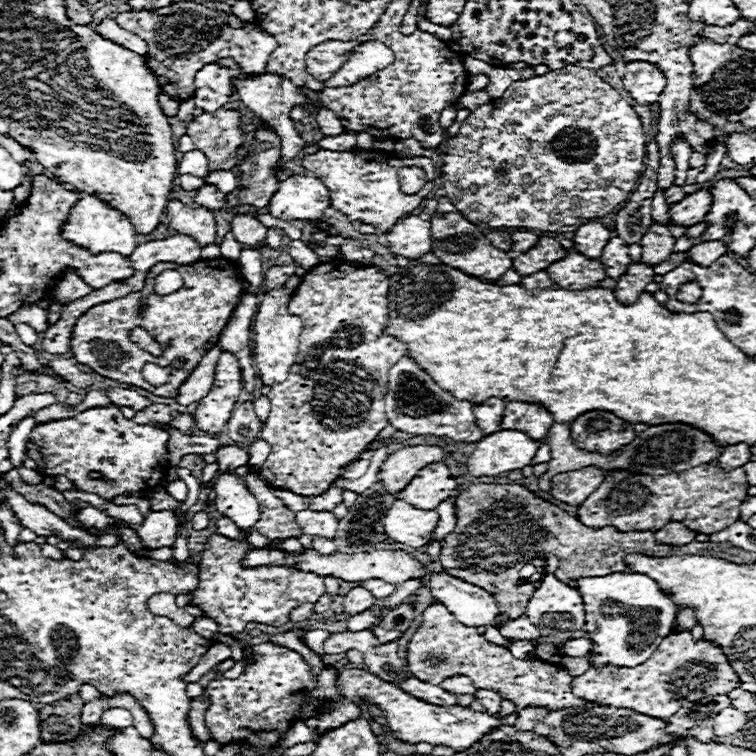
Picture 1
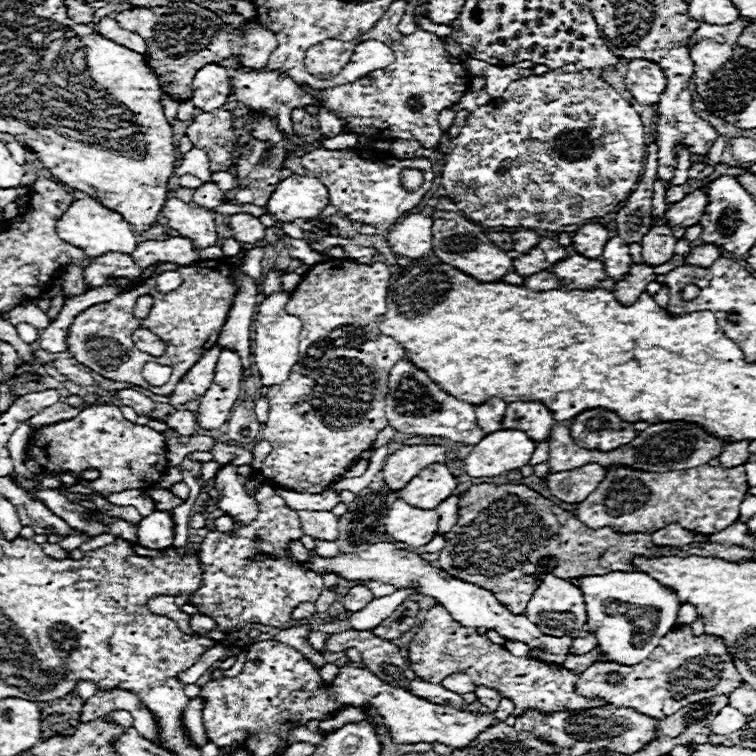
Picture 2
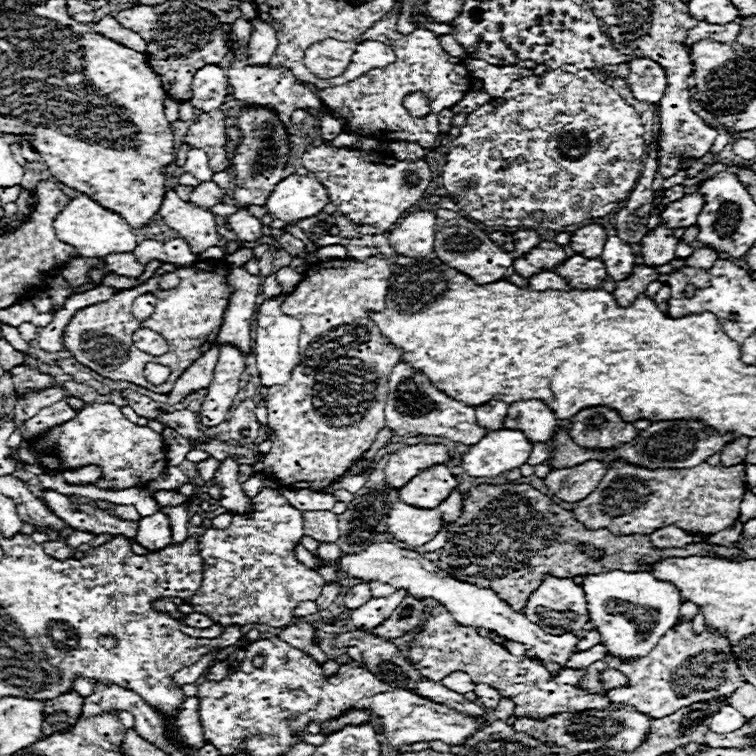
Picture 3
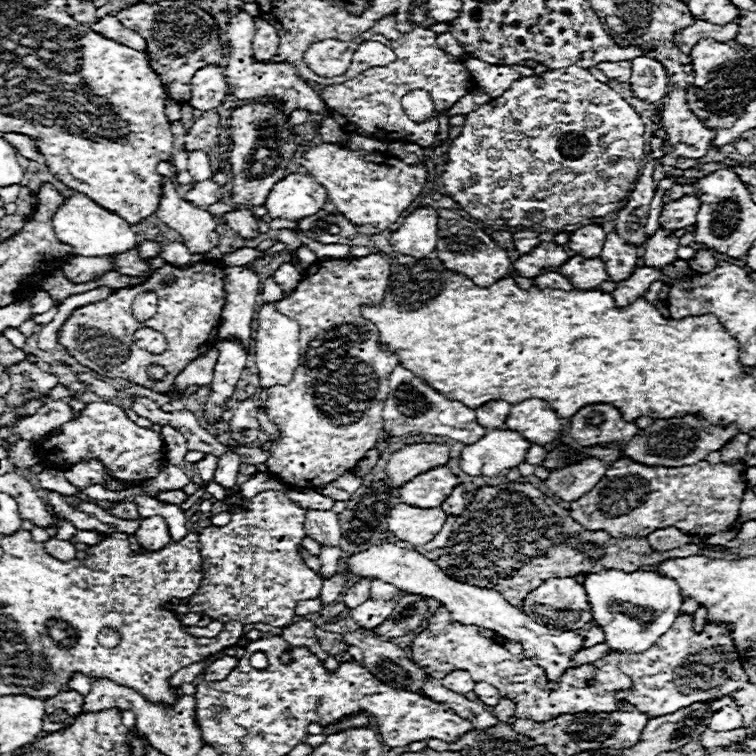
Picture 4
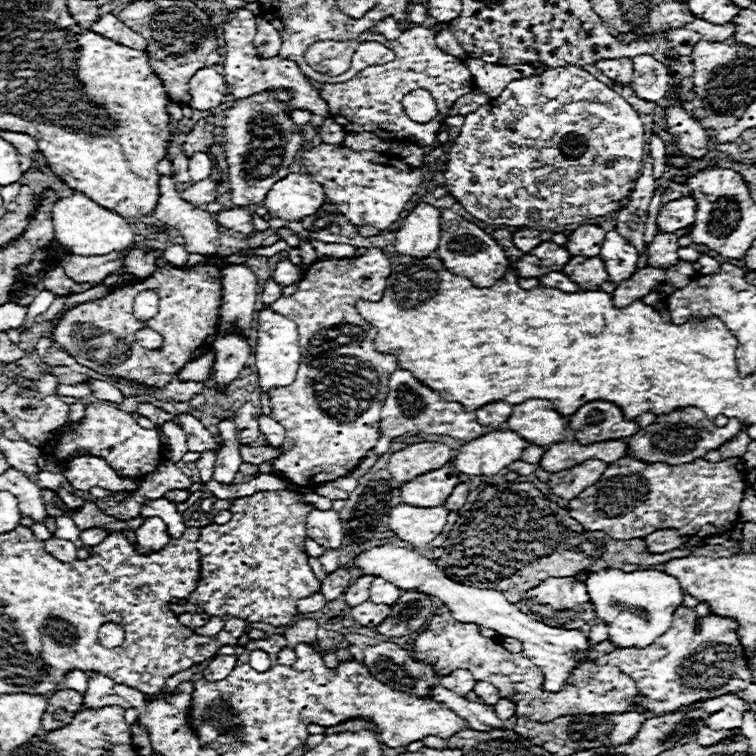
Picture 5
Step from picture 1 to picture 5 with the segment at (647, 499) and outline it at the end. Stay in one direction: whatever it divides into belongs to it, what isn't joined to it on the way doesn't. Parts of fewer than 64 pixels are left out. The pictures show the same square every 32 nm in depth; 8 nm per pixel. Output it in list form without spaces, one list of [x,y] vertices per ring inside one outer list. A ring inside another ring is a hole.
[[[628,456],[616,460],[614,464],[608,466],[608,470],[600,476],[600,480],[592,486],[586,488],[576,500],[570,500],[568,510],[576,512],[570,514],[574,520],[580,522],[586,530],[604,530],[612,538],[646,538],[654,530],[664,530],[664,528],[676,528],[678,532],[684,532],[684,536],[712,536],[712,534],[722,534],[730,530],[738,522],[738,508],[742,502],[746,490],[746,470],[742,460],[730,458],[722,462],[706,462],[706,460],[696,460],[692,464],[682,464],[682,466],[668,466],[668,464],[644,464],[642,460],[632,460]]]

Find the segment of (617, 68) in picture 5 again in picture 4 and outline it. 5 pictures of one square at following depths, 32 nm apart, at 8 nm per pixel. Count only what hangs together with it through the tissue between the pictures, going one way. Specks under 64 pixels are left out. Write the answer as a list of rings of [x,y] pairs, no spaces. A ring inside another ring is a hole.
[[[624,60],[624,62],[604,62],[604,64],[598,64],[598,70],[602,70],[608,78],[616,78],[620,82],[628,82],[630,60]]]

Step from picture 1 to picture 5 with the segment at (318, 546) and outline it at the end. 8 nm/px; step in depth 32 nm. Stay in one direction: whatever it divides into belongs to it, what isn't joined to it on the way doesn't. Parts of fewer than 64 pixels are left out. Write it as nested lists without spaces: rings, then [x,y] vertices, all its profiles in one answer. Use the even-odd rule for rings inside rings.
[[[330,548],[324,550],[324,554],[320,556],[320,562],[326,574],[332,574],[340,566],[340,556],[342,556],[342,550],[330,550]]]

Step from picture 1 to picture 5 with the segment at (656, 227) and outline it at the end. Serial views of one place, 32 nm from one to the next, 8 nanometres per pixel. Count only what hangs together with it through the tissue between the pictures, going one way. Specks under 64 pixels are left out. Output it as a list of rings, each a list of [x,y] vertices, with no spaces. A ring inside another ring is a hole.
[[[658,232],[646,246],[648,264],[654,268],[670,268],[678,262],[678,236],[672,232]]]

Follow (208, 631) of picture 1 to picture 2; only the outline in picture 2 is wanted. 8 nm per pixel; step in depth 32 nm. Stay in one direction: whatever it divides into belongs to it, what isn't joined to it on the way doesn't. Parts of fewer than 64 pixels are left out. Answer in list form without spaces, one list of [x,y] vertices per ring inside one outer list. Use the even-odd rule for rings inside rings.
[[[198,614],[198,616],[192,616],[190,626],[192,626],[192,630],[196,630],[198,634],[208,634],[208,632],[212,632],[218,624],[216,624],[212,618],[208,618],[208,616],[204,616],[204,614]]]

